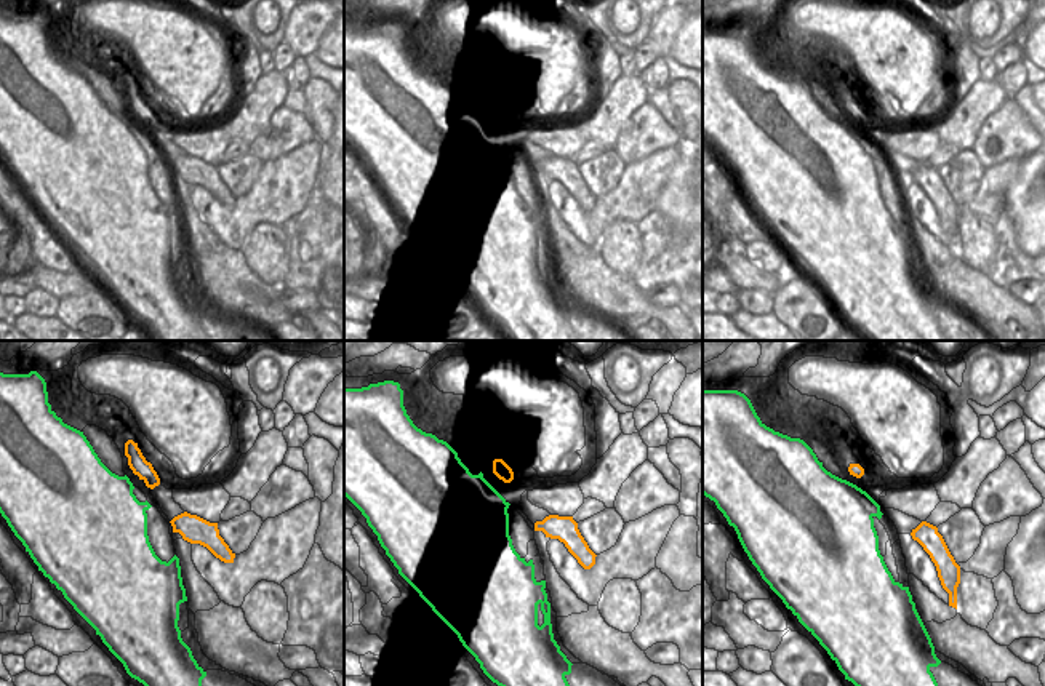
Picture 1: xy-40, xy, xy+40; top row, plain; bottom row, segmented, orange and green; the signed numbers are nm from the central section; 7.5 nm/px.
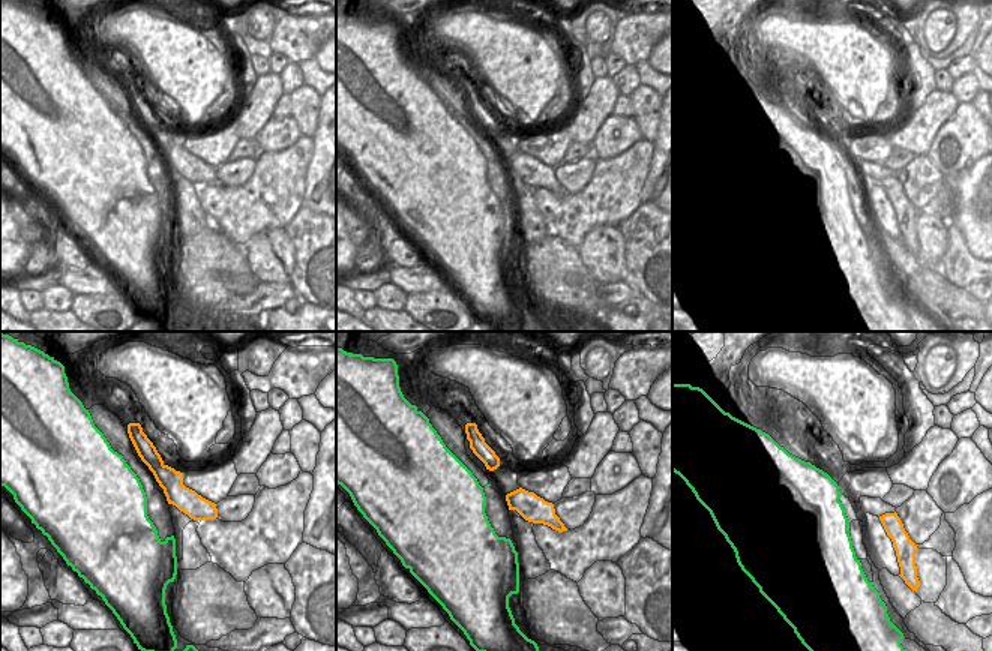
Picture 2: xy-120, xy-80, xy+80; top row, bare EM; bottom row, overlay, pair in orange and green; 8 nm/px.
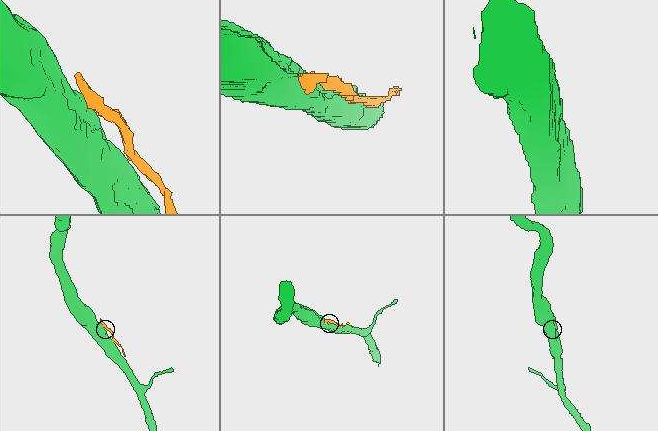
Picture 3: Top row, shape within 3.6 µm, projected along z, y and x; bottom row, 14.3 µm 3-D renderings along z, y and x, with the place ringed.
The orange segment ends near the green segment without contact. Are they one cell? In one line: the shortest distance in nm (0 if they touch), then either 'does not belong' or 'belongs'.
60 nm | does not belong

